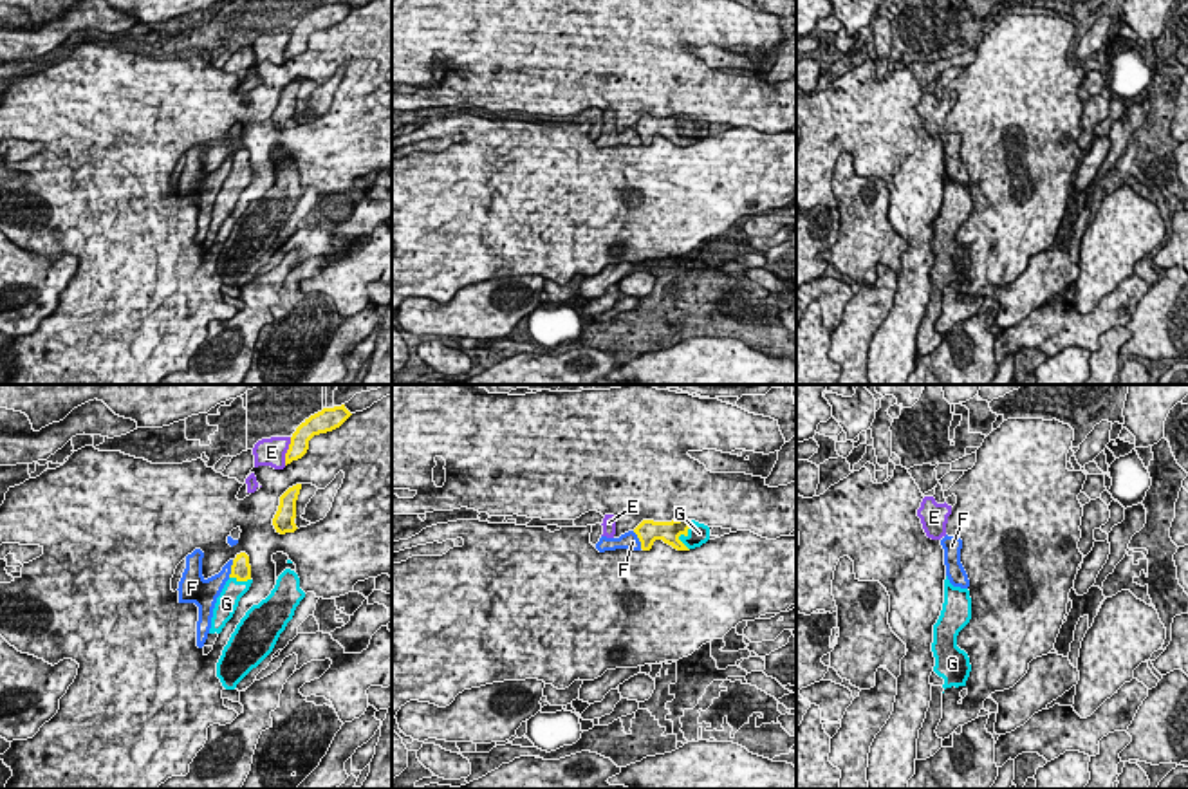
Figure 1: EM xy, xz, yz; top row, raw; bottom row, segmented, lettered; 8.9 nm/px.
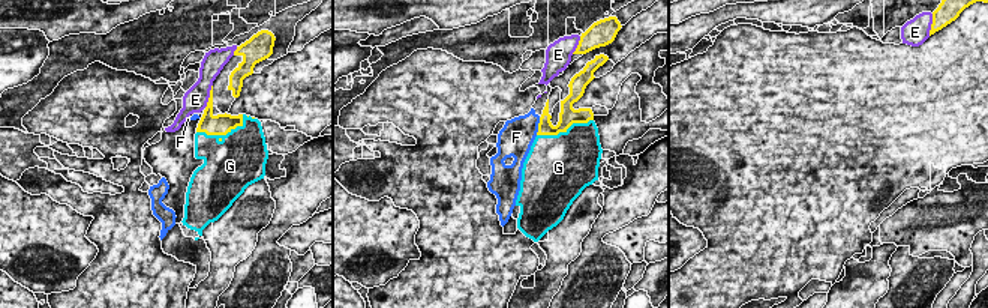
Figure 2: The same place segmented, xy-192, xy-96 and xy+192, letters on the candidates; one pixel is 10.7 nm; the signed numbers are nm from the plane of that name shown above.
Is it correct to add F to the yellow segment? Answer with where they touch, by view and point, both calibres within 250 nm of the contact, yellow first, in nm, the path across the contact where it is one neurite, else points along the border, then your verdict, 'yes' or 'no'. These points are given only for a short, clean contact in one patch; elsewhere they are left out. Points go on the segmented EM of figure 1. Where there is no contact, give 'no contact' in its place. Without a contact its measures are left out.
xy (232, 569) | 190/190 nm | along xy (233, 560), (228, 576) | no

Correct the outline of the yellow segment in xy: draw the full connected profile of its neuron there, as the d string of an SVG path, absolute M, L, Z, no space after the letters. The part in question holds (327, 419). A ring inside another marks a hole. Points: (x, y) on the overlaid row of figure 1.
M341 406L323 408L321 412L305 419L291 437L289 450L285 453L285 466L302 459L309 450L309 441L314 435L332 432L339 428L352 413Z

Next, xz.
M688 518L672 522L643 520L634 533L643 551L650 551L655 540L663 540L677 551L690 551L710 540L710 527Z

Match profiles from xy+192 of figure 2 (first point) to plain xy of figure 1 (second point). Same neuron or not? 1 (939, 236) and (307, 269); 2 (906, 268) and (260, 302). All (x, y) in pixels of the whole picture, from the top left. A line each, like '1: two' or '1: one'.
1: two
2: two

